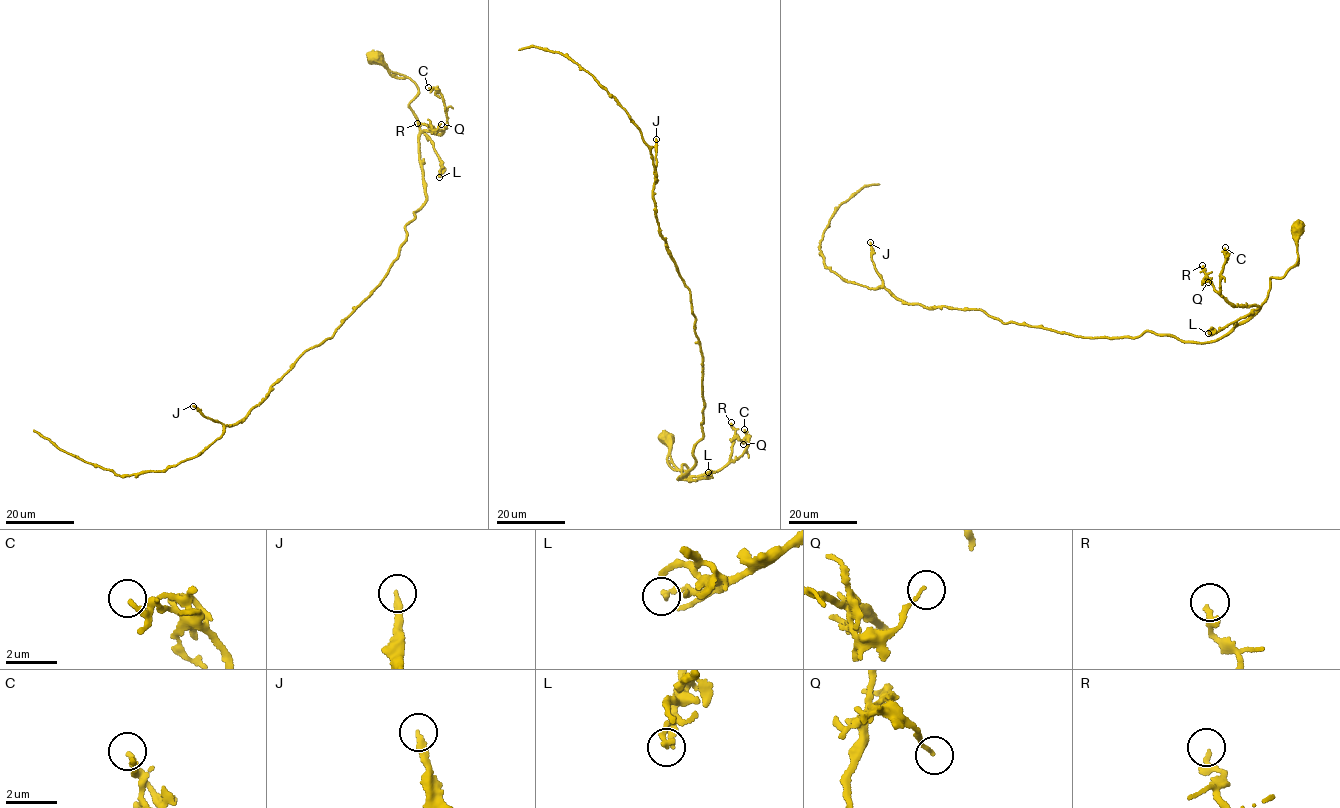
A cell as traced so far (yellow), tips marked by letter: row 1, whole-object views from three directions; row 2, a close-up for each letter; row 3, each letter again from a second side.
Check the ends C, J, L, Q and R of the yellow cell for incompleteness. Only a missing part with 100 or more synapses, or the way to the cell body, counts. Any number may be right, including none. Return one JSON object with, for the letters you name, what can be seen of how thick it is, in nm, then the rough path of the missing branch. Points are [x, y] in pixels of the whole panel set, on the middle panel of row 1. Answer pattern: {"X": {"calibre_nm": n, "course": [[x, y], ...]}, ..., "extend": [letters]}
{"J": {"calibre_nm": 240, "course": [[656, 139], [658, 112], [666, 104], [709, 98], [733, 75], [747, 74], [756, 66], [762, 28]]}, "extend": ["J"]}

